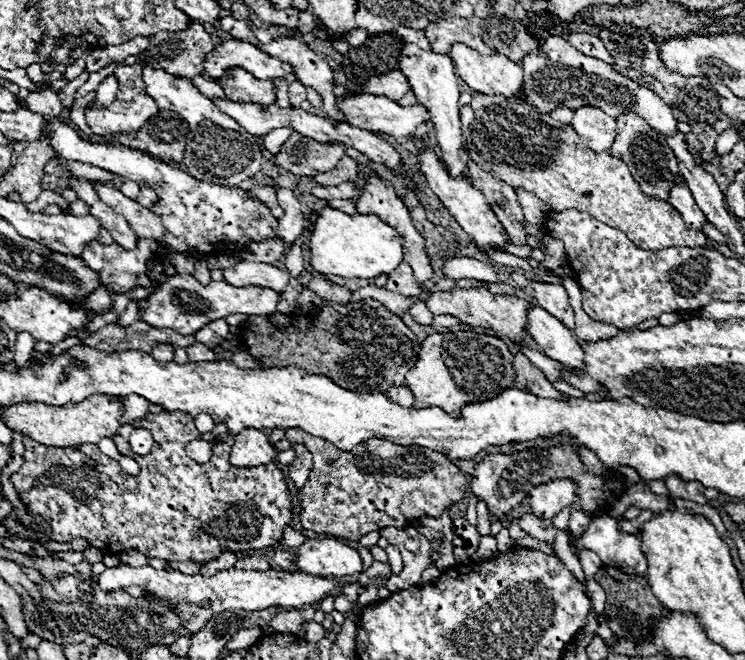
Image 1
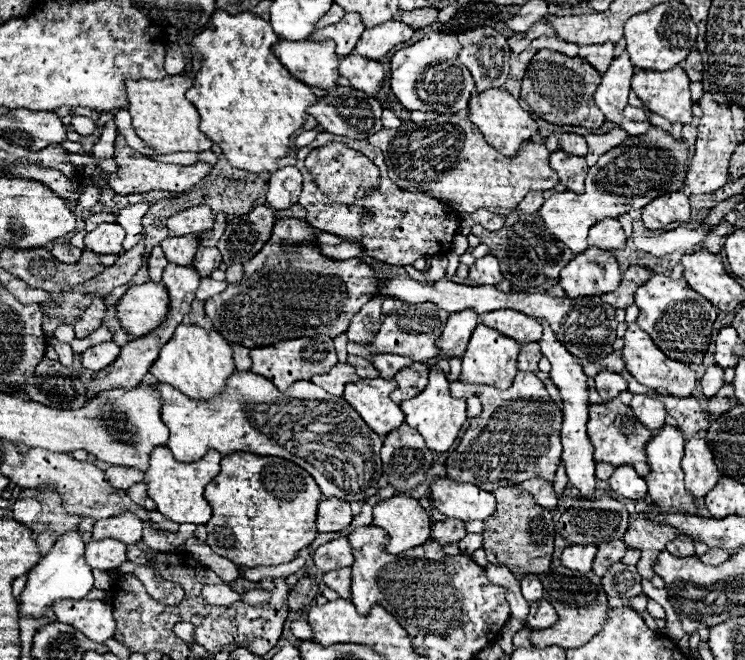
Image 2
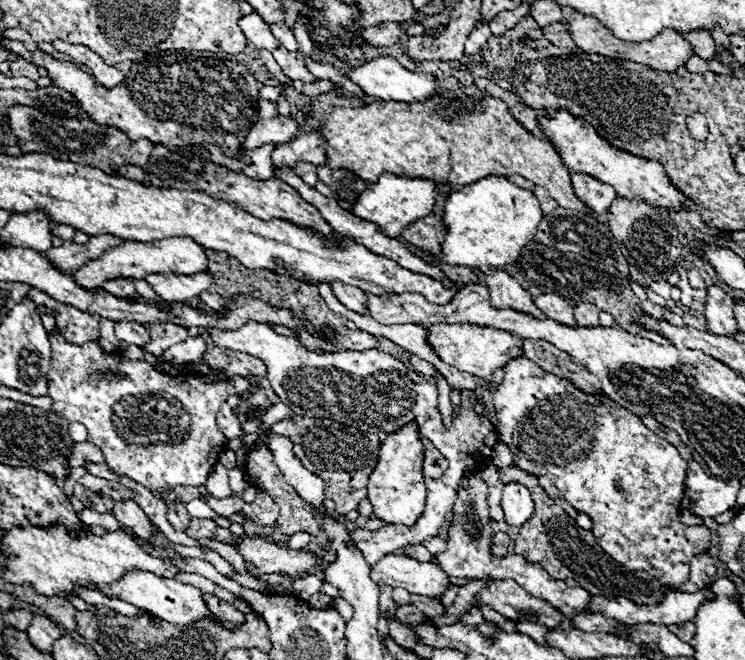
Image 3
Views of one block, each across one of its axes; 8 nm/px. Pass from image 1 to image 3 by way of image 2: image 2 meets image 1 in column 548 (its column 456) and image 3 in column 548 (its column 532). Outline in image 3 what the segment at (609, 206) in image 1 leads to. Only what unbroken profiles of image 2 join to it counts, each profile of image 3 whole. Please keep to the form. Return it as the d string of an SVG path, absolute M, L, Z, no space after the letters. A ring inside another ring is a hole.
M474 84L470 88L462 86L456 90L446 90L440 96L418 102L418 104L406 104L406 102L374 102L370 106L360 108L332 108L326 114L326 120L316 126L326 142L326 166L330 168L348 168L356 172L364 182L376 182L382 172L392 174L406 174L406 176L422 176L422 178L434 178L436 182L448 182L452 186L456 184L472 184L486 176L508 176L508 174L520 174L526 180L546 188L550 196L558 202L562 208L576 208L578 212L592 214L580 200L576 200L570 172L564 166L562 158L554 150L554 146L546 140L536 138L530 134L520 122L512 118L508 112L508 106L492 98L484 92L480 92ZM450 112L450 120L442 114Z

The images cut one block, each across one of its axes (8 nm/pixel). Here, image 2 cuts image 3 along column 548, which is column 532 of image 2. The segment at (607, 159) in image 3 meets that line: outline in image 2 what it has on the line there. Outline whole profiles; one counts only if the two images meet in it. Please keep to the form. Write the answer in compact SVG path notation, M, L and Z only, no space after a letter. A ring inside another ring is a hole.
M492 88L492 90L480 92L470 98L468 108L470 108L470 114L468 114L470 122L474 122L482 130L488 144L494 146L504 156L512 156L512 158L518 156L522 144L528 142L538 132L538 124L534 122L532 114L528 110L524 110L520 106L520 102L512 94L508 94L506 90Z

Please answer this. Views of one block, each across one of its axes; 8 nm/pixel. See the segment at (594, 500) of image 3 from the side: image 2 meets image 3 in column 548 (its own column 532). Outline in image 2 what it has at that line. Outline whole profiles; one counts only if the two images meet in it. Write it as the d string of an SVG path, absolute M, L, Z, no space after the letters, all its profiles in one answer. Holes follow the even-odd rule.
M518 372L512 388L498 390L492 386L476 386L474 396L478 396L482 402L482 414L470 420L470 426L464 432L462 442L448 456L446 476L456 482L476 484L486 492L492 492L494 488L508 484L522 484L530 478L544 478L548 482L554 482L562 454L562 444L560 444L562 412L556 406L556 402L550 398L550 394L546 394L546 388L540 388L540 380L532 372Z

